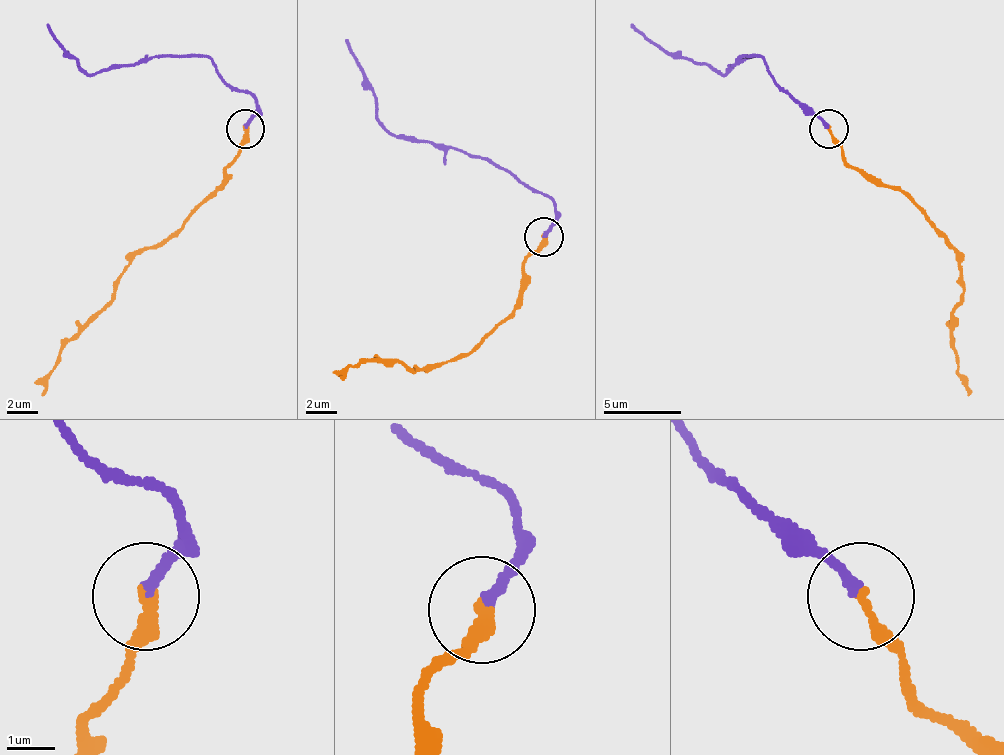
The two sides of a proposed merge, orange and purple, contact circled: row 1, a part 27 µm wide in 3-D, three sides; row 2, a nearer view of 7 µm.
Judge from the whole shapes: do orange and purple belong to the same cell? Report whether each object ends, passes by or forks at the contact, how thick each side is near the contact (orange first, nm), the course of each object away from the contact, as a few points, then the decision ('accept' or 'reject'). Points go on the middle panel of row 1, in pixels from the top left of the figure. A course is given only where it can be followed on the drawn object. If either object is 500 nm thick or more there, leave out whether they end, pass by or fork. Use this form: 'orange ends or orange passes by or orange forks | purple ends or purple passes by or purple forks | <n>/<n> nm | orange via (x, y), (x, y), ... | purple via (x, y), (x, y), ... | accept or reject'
orange ends | purple ends | 280/220 nm | orange via (542, 238), (539, 249), (523, 265), (519, 303), (453, 362), (418, 369), (364, 362), (341, 377) | purple via (542, 238), (554, 203), (504, 168), (387, 129), (376, 114), (372, 83), (345, 40) | reject

